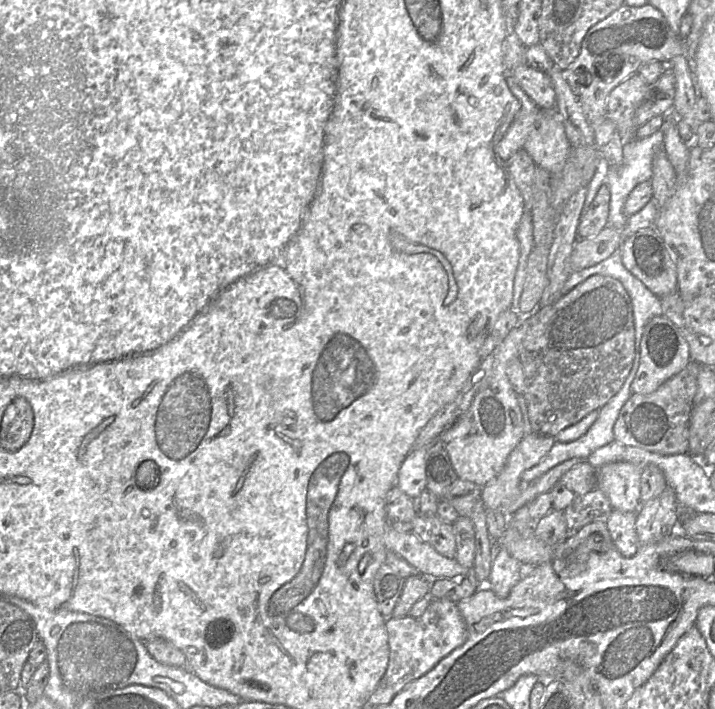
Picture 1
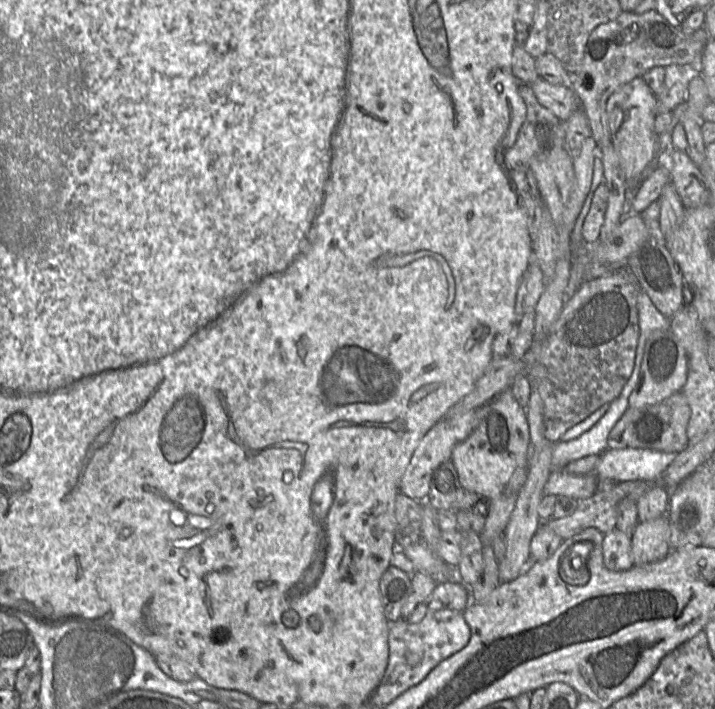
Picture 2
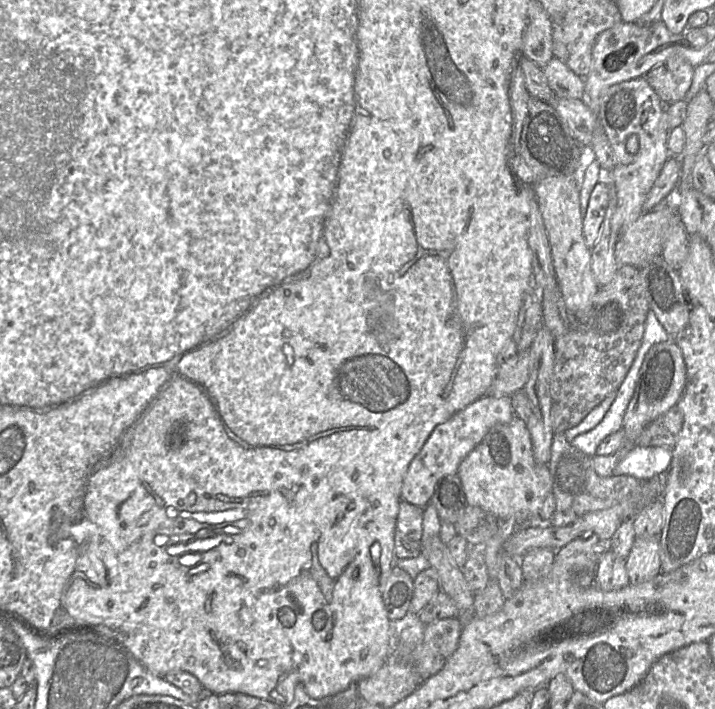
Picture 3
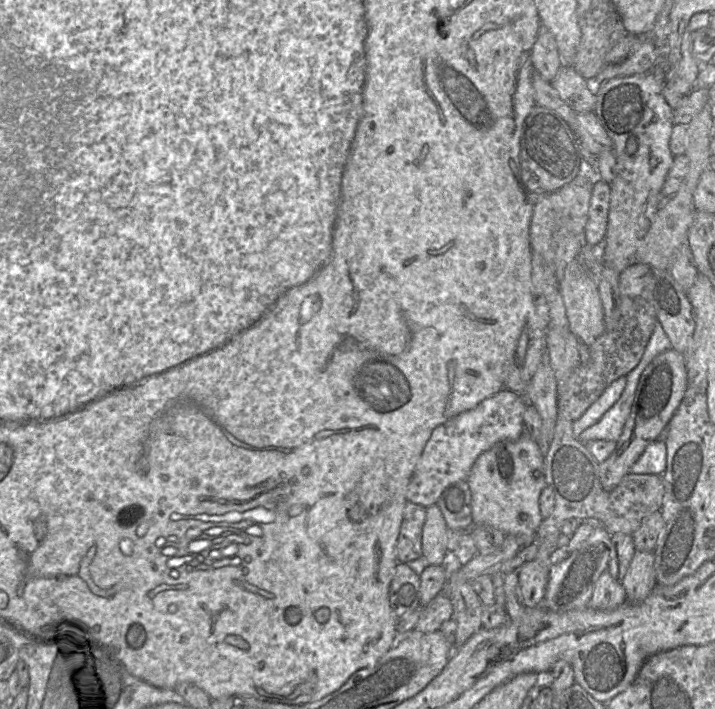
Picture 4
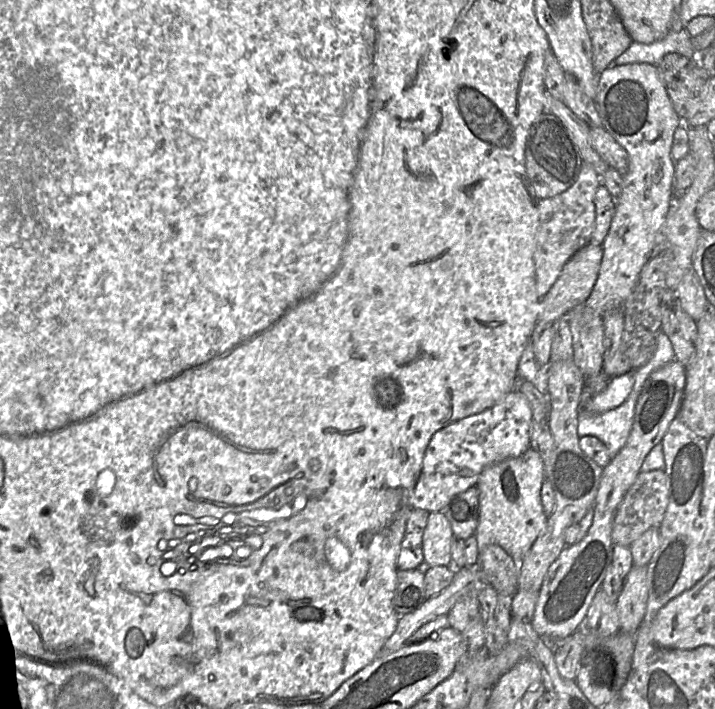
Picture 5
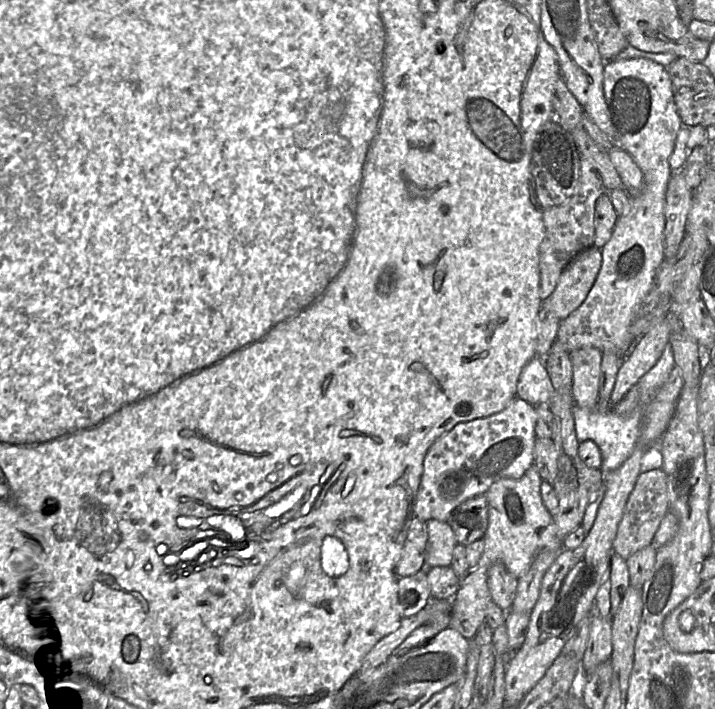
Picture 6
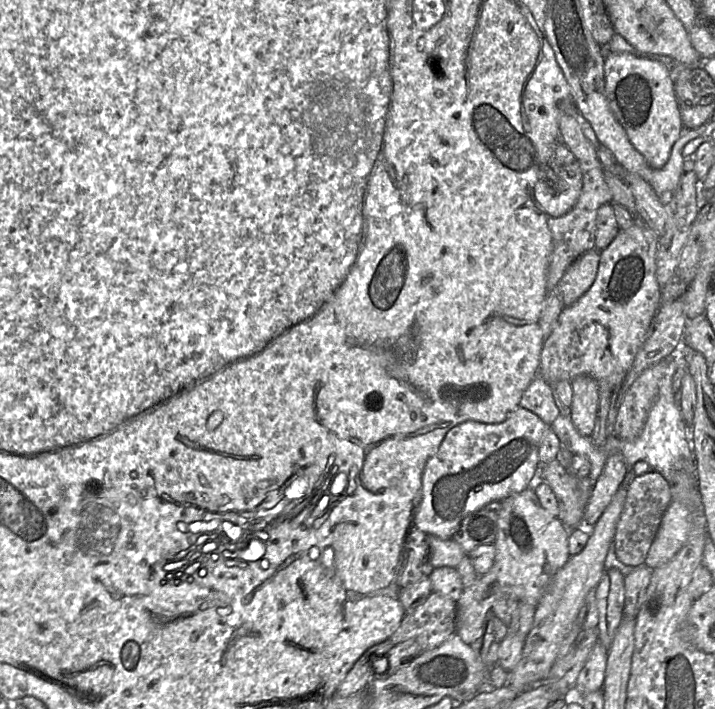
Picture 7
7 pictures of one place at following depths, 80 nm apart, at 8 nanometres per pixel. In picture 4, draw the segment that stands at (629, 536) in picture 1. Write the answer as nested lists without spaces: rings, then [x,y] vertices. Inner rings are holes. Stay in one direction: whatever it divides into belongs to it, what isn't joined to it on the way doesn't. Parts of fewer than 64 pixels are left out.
[[[605,570],[594,586],[589,607],[596,610],[613,610],[625,601],[626,593],[622,582]]]

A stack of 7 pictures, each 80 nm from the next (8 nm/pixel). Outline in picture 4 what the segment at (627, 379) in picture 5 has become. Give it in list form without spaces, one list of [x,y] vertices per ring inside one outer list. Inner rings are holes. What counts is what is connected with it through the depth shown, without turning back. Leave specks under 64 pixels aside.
[[[626,376],[612,382],[602,395],[584,412],[584,414],[573,422],[573,433],[578,437],[585,429],[596,424],[602,416],[620,398],[626,385]]]

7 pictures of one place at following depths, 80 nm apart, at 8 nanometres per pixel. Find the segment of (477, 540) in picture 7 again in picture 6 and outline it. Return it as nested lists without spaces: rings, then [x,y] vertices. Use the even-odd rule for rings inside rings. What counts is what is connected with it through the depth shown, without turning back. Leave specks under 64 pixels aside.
[[[480,494],[461,503],[451,512],[447,522],[457,542],[465,547],[483,539],[489,523],[486,495]]]

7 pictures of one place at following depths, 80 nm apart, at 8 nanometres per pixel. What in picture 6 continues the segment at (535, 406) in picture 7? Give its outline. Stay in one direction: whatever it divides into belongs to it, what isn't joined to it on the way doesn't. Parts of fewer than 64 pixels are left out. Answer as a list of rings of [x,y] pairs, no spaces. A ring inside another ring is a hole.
[[[535,355],[521,371],[516,396],[533,406],[549,403],[554,391],[544,358]]]

